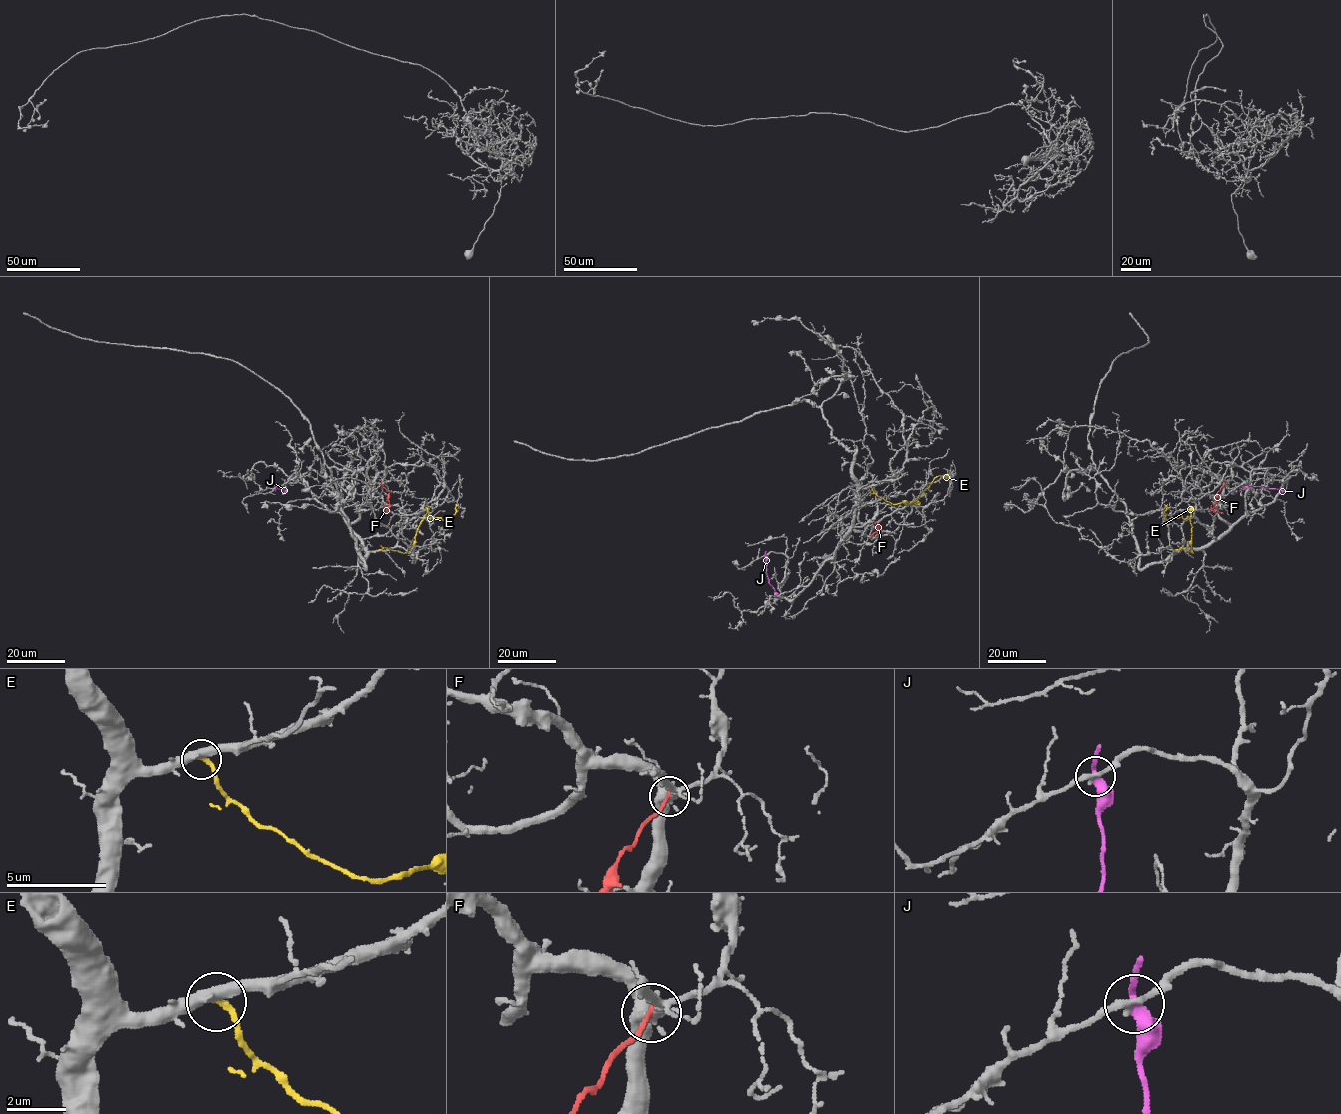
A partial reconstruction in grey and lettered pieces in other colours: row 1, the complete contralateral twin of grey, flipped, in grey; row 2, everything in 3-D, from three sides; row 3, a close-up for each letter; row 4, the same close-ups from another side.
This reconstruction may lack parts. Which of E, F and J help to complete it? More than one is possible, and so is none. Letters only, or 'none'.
none

